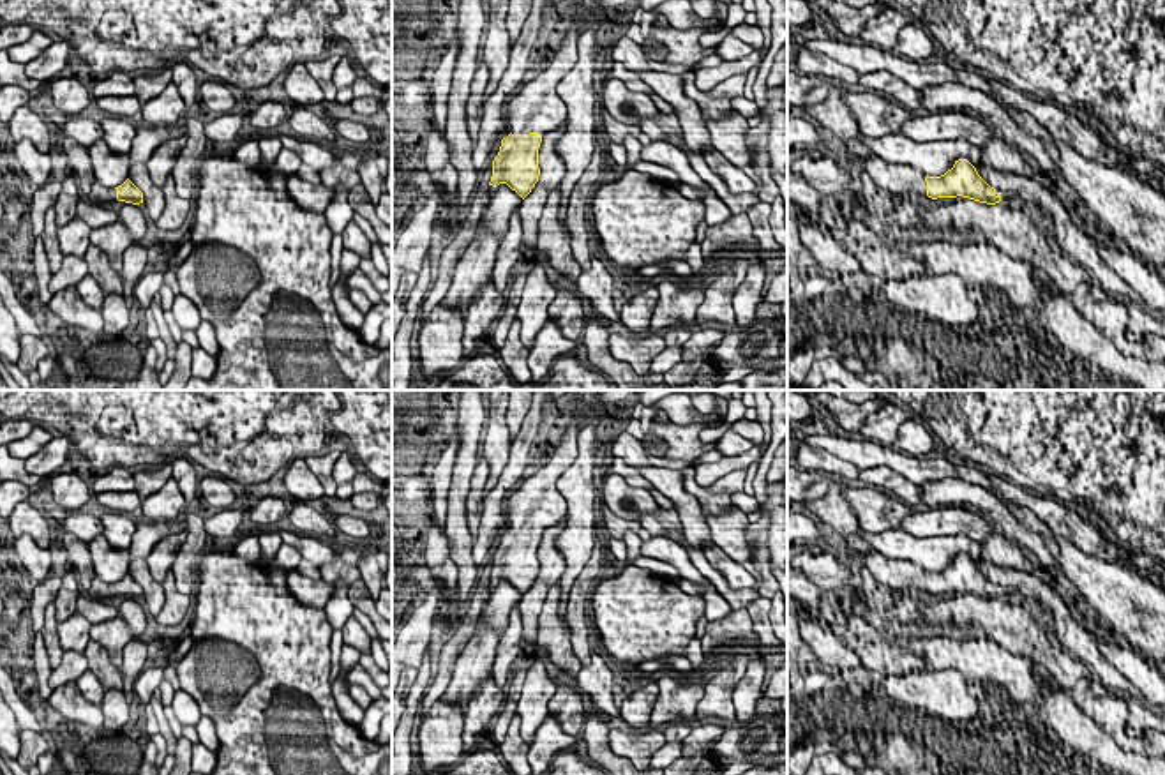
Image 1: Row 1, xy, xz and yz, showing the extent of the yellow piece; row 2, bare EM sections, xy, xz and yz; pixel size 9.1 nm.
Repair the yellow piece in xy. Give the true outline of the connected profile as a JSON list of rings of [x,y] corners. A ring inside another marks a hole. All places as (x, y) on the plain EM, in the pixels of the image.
[[[129,574],[115,584],[108,584],[94,577],[88,593],[94,598],[104,597],[125,597],[132,600],[143,598],[143,588]]]

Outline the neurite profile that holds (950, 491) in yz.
[[[944,478],[936,482],[920,484],[921,501],[928,507],[932,505],[974,505],[981,515],[999,523],[1003,531],[1010,533],[1015,538],[1015,544],[1024,544],[1033,551],[1041,565],[1056,567],[1056,558],[1047,549],[1043,538],[1036,533],[1027,531],[1004,507],[1004,503],[981,485],[967,484],[960,478]]]

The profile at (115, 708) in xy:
[[[106,690],[99,706],[102,710],[104,729],[116,733],[129,726],[131,704],[127,703],[124,690]]]

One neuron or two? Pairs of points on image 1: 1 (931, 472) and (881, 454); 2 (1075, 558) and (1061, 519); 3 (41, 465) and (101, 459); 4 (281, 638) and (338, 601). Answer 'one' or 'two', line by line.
1: one
2: two
3: two
4: two

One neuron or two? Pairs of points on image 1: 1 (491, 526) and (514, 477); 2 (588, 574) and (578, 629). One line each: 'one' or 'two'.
1: one
2: one

